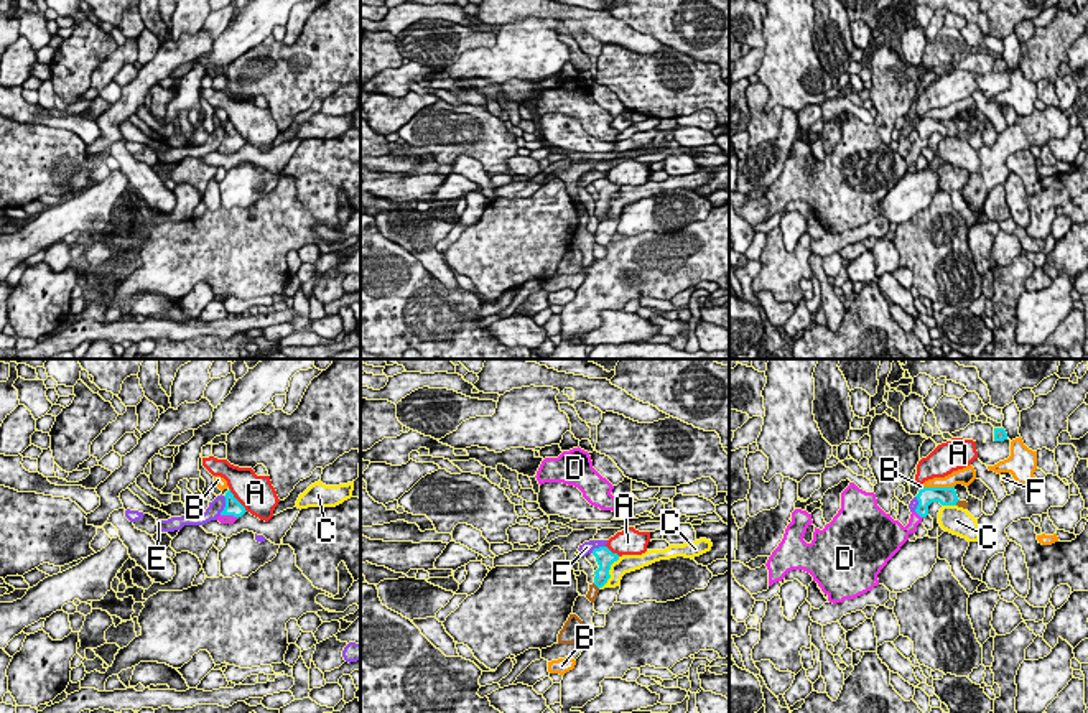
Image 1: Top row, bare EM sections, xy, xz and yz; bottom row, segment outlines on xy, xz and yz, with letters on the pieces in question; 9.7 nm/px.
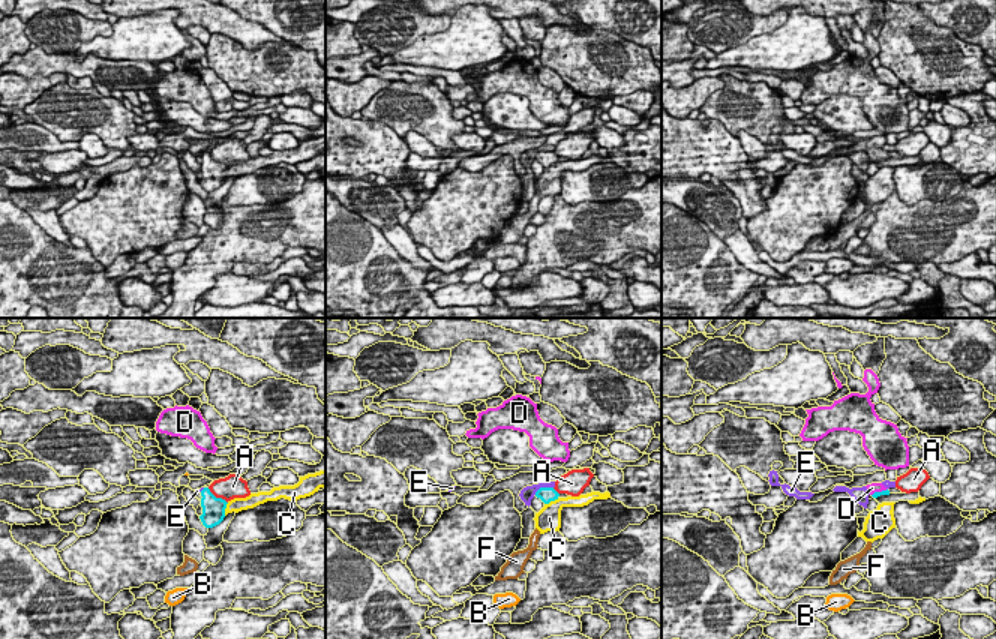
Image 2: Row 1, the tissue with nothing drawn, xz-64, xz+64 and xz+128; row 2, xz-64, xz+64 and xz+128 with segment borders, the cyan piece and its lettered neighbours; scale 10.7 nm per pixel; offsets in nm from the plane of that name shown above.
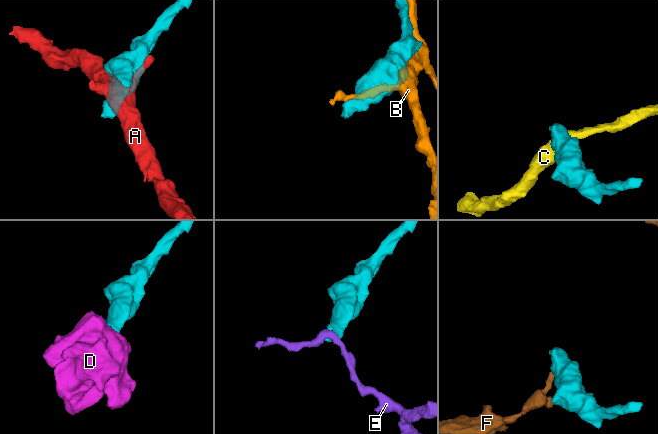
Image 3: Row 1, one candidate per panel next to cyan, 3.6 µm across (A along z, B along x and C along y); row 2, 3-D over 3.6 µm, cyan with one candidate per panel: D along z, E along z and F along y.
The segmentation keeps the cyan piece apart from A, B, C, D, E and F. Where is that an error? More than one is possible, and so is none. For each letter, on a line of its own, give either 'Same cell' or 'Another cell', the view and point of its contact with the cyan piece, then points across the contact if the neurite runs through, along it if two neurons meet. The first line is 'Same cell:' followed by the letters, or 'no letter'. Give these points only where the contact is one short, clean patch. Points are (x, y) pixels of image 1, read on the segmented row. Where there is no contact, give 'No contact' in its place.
Same cell: D
A: Another cell. Touches cyan at xy (236, 499)
B: Another cell. Touches cyan at yz (937, 488)
C: Another cell. Touches cyan at xz (608, 573). Boundary: xz (619, 557), (611, 565), (609, 578), (599, 588)
D: Same cell. Touches cyan at yz (917, 512). Path across: yz (925, 496), (917, 512), (901, 532)
E: Another cell. Touches cyan at xy (226, 506). Boundary: xy (224, 496), (224, 509), (219, 514)
F: Another cell. Touches cyan at xz (596, 585). Boundary: xz (593, 583), (598, 588)

